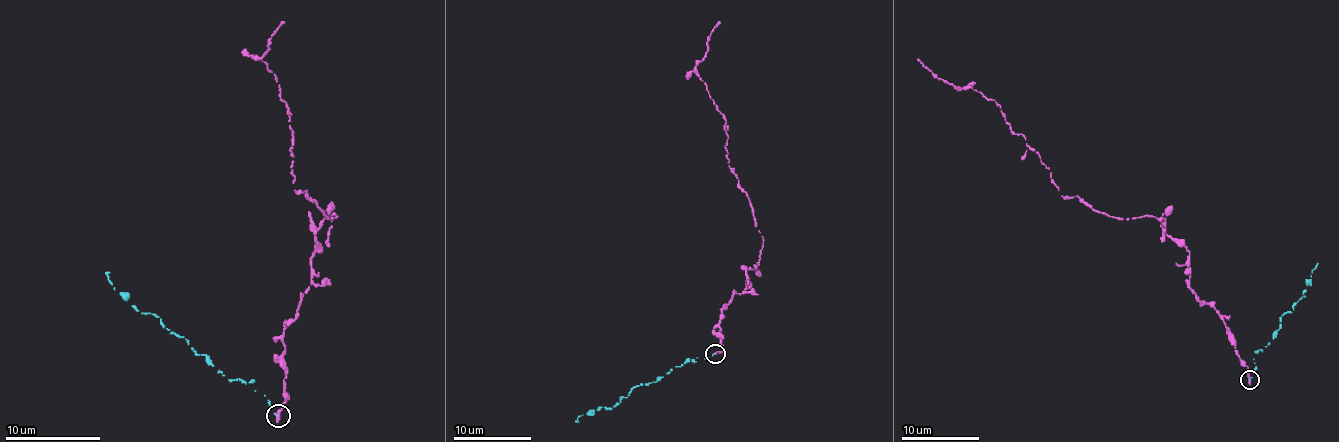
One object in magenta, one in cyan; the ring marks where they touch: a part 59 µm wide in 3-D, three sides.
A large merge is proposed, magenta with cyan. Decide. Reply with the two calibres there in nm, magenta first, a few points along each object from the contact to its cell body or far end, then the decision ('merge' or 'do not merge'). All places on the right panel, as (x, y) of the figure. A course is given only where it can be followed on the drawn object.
320 nm thick on the magenta side, 100 nm on the other; magenta runs (1249, 379), (1224, 319), (1189, 286), (1189, 251), (1164, 218), (1117, 218), (1061, 196), (997, 103), (917, 58); cyan runs (1249, 379), (1255, 367), (1255, 352), (1263, 350), (1278, 330), (1280, 317), (1294, 309), (1317, 262); do not merge

